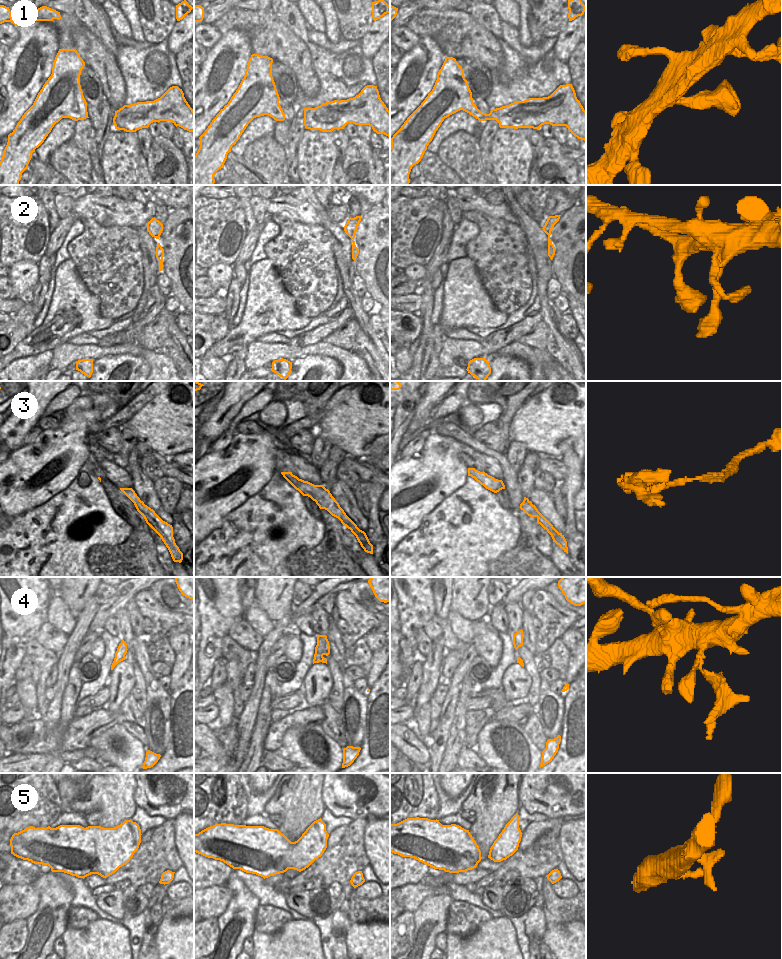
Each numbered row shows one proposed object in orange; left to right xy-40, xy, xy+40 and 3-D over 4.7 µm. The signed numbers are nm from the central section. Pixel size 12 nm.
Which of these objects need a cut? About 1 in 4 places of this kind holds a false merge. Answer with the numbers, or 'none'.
4

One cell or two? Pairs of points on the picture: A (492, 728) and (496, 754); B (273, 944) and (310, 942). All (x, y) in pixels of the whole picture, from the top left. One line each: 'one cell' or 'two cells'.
A: one cell
B: one cell

